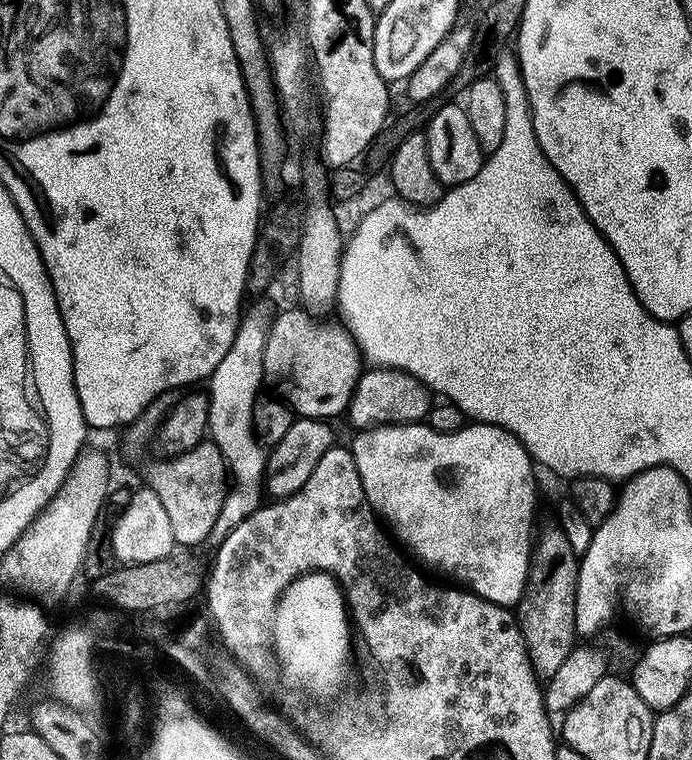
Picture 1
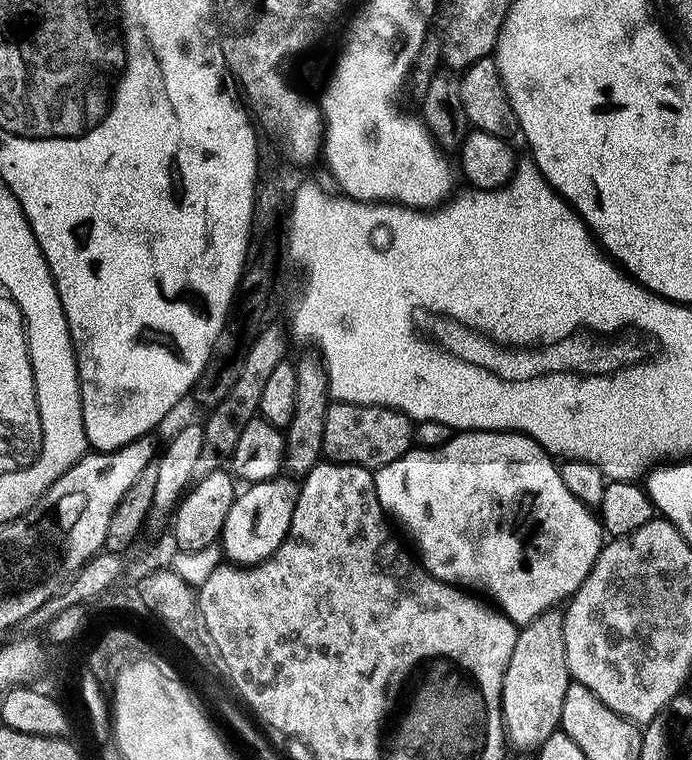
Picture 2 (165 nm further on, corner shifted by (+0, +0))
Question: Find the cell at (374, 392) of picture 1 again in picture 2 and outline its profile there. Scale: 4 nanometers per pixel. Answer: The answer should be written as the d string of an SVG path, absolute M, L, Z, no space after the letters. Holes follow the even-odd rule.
M332 402L322 430L323 455L334 464L357 464L375 470L412 451L413 425L406 414L386 406Z

